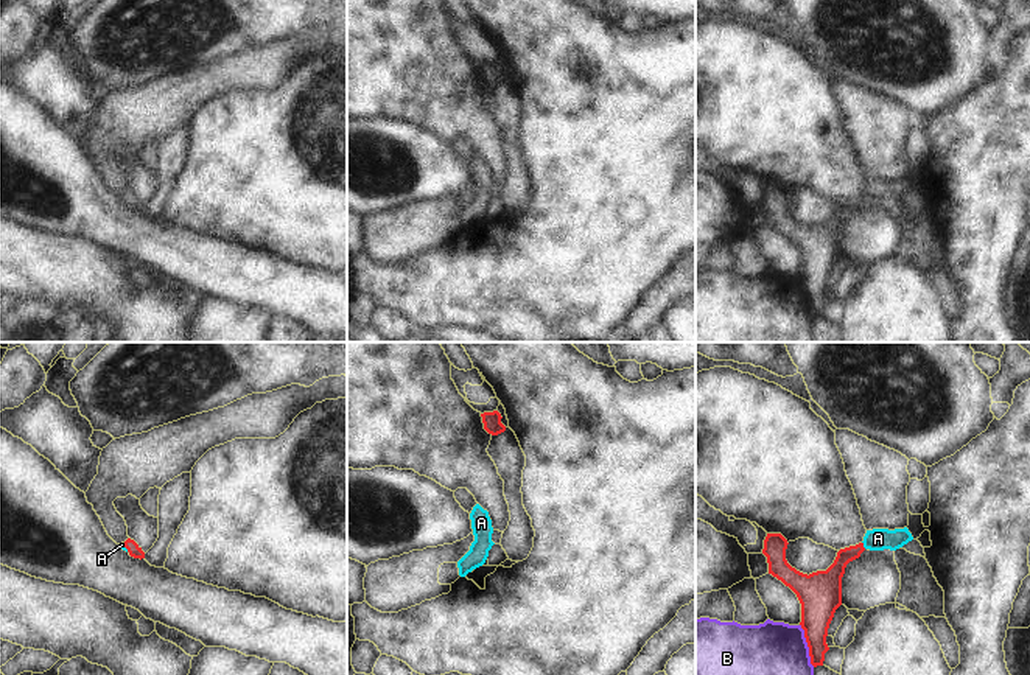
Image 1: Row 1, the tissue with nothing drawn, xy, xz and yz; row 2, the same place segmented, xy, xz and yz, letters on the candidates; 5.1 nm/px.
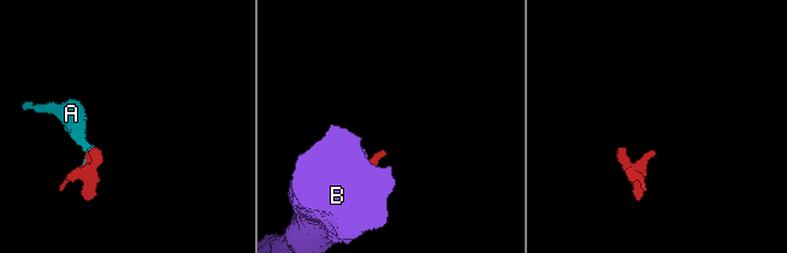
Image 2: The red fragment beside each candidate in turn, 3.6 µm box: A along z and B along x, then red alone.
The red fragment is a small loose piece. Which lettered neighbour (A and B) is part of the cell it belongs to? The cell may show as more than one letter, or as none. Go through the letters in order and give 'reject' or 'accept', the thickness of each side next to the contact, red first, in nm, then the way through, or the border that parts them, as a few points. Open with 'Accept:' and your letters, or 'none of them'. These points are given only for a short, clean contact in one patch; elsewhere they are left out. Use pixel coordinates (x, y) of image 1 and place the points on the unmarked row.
Accept: A
A: accept; calibres 120 and 110 nm; way yz (830, 232), (837, 218), (862, 196), (878, 190)
B: reject; calibres 200 and 460 nm; border yz (800, 276), (809, 313), (814, 318)

